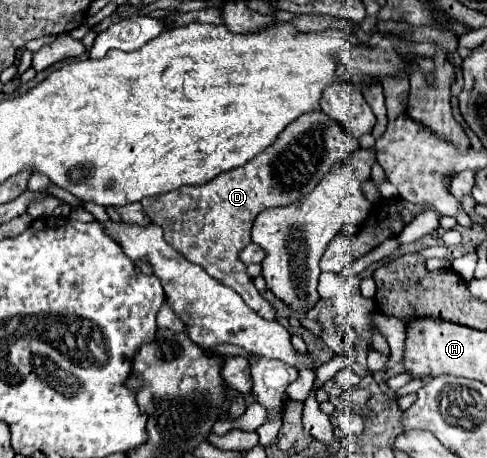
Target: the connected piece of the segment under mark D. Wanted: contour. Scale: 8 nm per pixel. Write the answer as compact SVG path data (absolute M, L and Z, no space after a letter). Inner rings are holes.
M323 110L307 112L293 120L269 148L247 164L221 172L199 186L183 186L175 192L151 196L141 200L141 204L151 222L163 228L167 244L189 262L199 264L209 276L233 288L259 316L275 320L275 308L257 292L253 278L247 274L247 266L239 260L239 252L251 242L251 224L263 208L291 204L291 200L305 196L329 172L335 160L347 160L357 148L359 142L335 118Z

